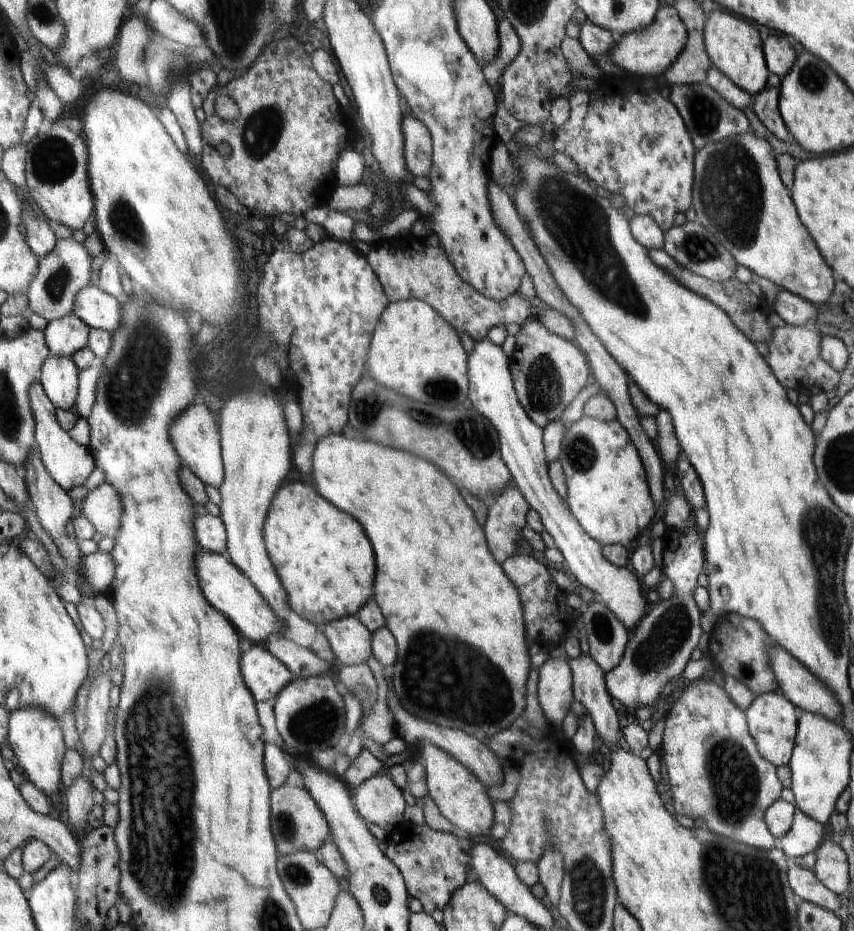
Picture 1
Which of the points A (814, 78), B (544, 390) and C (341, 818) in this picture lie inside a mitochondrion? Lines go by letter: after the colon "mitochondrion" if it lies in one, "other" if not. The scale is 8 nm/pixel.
A: mitochondrion
B: mitochondrion
C: other

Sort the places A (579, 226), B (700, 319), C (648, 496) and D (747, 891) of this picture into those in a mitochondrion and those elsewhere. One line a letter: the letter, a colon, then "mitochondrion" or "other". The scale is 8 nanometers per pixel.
A: mitochondrion
B: other
C: other
D: mitochondrion

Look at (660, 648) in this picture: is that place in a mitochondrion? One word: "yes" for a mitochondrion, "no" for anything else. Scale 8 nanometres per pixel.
yes

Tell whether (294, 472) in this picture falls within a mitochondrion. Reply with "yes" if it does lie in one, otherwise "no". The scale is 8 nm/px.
no

